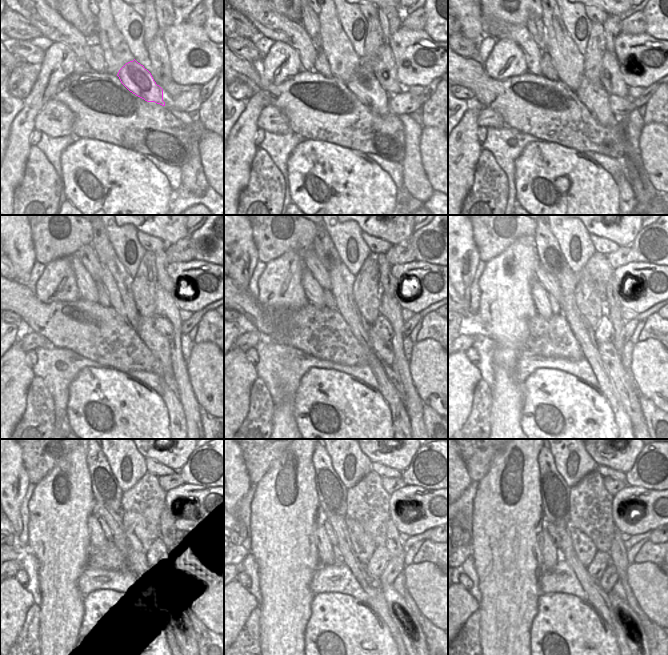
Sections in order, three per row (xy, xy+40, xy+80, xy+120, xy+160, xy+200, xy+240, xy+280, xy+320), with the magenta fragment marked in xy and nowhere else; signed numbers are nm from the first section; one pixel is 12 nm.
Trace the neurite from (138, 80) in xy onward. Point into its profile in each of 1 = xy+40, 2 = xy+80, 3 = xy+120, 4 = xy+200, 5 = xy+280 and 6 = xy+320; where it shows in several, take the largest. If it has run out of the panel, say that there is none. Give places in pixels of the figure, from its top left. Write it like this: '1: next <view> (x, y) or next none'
1: next xy+40 (363, 84)
2: next xy+80 (593, 95)
3: next xy+120 (158, 344)
4: next xy+200 (626, 387)
5: next xy+280 (412, 635)
6: next xy+320 (635, 636)

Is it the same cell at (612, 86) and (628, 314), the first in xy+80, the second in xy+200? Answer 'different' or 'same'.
different

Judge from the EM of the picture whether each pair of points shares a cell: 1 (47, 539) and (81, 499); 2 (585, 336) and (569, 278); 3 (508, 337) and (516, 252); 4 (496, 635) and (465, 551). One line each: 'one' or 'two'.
1: one
2: one
3: one
4: two

